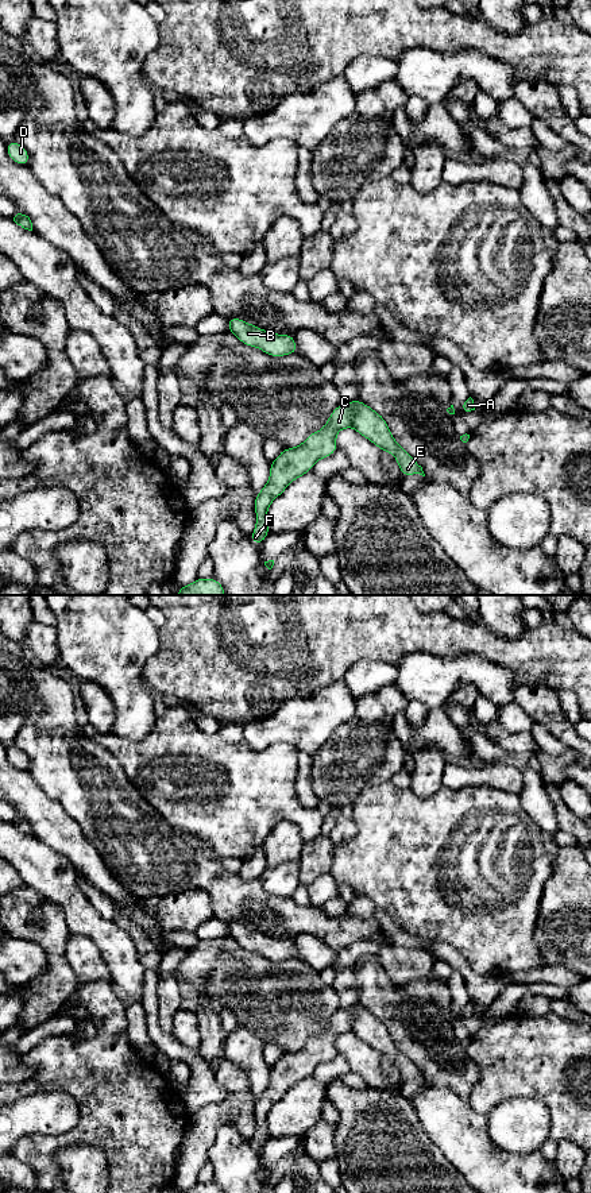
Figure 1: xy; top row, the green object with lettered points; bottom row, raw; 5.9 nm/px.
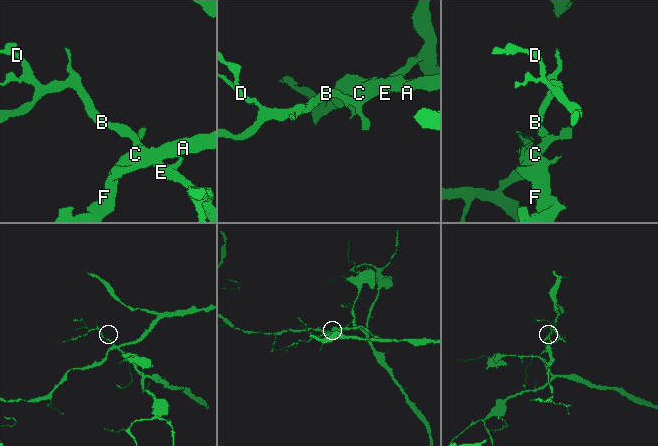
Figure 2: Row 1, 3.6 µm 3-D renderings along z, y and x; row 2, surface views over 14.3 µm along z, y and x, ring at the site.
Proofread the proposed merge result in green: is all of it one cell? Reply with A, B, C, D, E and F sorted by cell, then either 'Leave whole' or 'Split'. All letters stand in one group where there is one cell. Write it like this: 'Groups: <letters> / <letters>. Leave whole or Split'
Groups: A C F / B D E. Split

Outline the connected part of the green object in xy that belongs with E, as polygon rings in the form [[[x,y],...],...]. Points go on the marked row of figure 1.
[[[366,404],[356,410],[352,418],[352,428],[382,451],[393,453],[402,476],[413,474],[425,476],[422,467],[394,440],[386,420]]]

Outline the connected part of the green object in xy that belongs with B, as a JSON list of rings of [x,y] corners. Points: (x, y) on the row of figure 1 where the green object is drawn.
[[[228,317],[228,331],[244,345],[260,348],[263,352],[274,358],[298,354],[293,335],[266,332],[239,317]]]

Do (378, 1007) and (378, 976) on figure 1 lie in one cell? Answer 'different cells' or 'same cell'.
same cell

